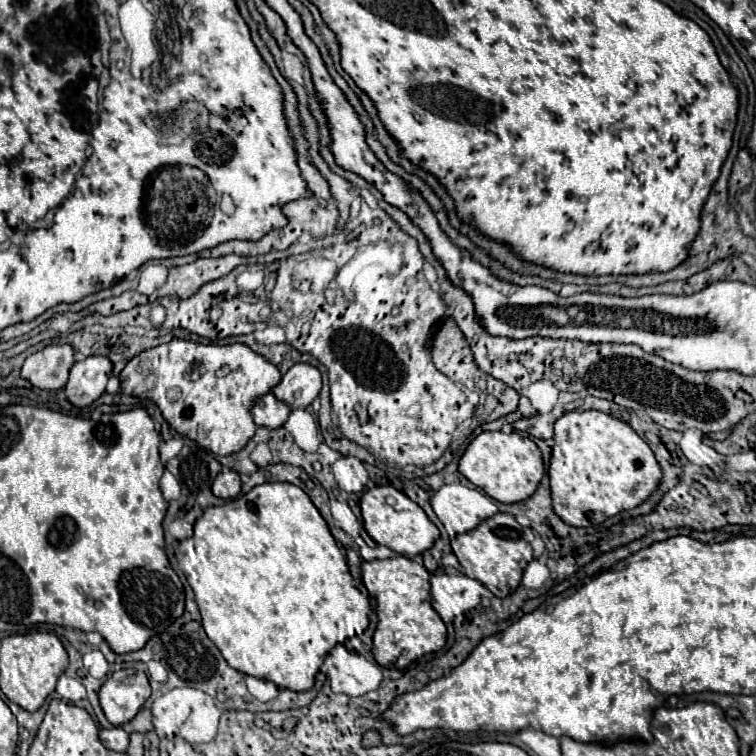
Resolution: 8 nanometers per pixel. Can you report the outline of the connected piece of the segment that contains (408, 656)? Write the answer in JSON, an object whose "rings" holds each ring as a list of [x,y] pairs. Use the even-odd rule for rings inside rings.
{"rings":[[[395,556],[387,560],[363,562],[361,566],[363,584],[369,596],[377,602],[377,628],[373,634],[373,658],[383,668],[407,669],[420,657],[437,652],[445,646],[447,628],[441,616],[431,606],[429,594],[429,572],[405,556]]]}

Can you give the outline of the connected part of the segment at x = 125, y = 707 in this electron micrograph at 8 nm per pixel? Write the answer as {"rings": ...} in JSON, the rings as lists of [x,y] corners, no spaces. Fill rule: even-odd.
{"rings":[[[135,668],[113,672],[99,690],[101,708],[113,726],[121,726],[133,720],[149,696],[149,678],[145,672],[139,672]]]}

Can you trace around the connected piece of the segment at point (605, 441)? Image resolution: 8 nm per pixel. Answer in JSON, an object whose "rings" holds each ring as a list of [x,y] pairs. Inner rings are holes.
{"rings":[[[573,410],[569,414],[563,414],[555,422],[553,442],[555,444],[551,446],[551,464],[549,464],[553,510],[569,526],[589,528],[605,522],[607,518],[619,514],[621,510],[631,510],[641,502],[645,502],[661,482],[661,468],[649,444],[629,424],[609,414],[597,410]]]}

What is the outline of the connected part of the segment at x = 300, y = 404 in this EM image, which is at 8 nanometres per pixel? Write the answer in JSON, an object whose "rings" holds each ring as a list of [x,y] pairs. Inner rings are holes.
{"rings":[[[305,362],[293,364],[281,378],[277,386],[273,386],[273,394],[277,400],[285,402],[293,408],[307,408],[321,392],[321,372]]]}

